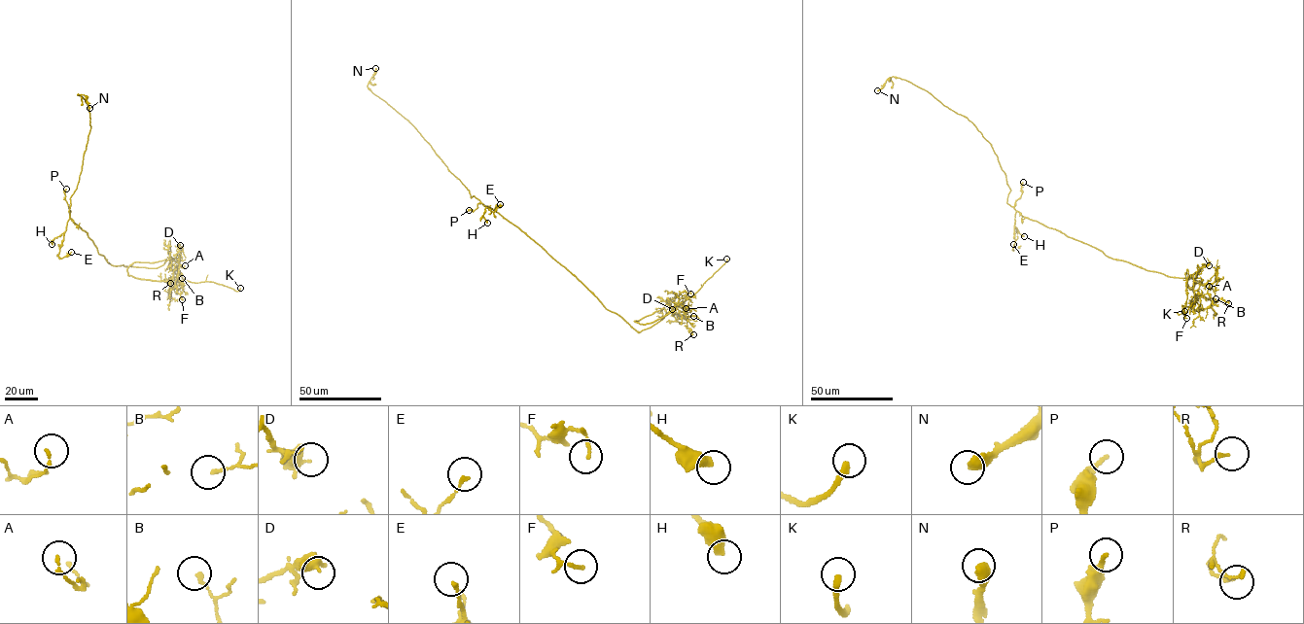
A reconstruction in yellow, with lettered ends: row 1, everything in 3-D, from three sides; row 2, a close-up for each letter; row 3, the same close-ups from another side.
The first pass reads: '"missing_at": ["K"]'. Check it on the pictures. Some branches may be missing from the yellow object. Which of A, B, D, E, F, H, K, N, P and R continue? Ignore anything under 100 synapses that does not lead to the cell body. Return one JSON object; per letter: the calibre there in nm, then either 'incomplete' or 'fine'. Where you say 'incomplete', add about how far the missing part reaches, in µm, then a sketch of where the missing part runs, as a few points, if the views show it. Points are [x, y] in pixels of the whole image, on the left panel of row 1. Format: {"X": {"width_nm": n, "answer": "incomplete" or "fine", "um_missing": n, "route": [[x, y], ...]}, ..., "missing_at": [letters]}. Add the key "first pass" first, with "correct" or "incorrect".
{"first pass": "correct", "A": {"width_nm": 140, "answer": "fine"}, "B": {"width_nm": 170, "answer": "fine"}, "D": {"width_nm": 420, "answer": "fine"}, "E": {"width_nm": 150, "answer": "fine"}, "F": {"width_nm": 140, "answer": "fine"}, "H": {"width_nm": 480, "answer": "fine"}, "K": {"width_nm": 280, "answer": "incomplete", "um_missing": 25}, "N": {"width_nm": 480, "answer": "fine"}, "P": {"width_nm": 200, "answer": "fine"}, "R": {"width_nm": 130, "answer": "fine"}, "missing_at": ["K"]}

